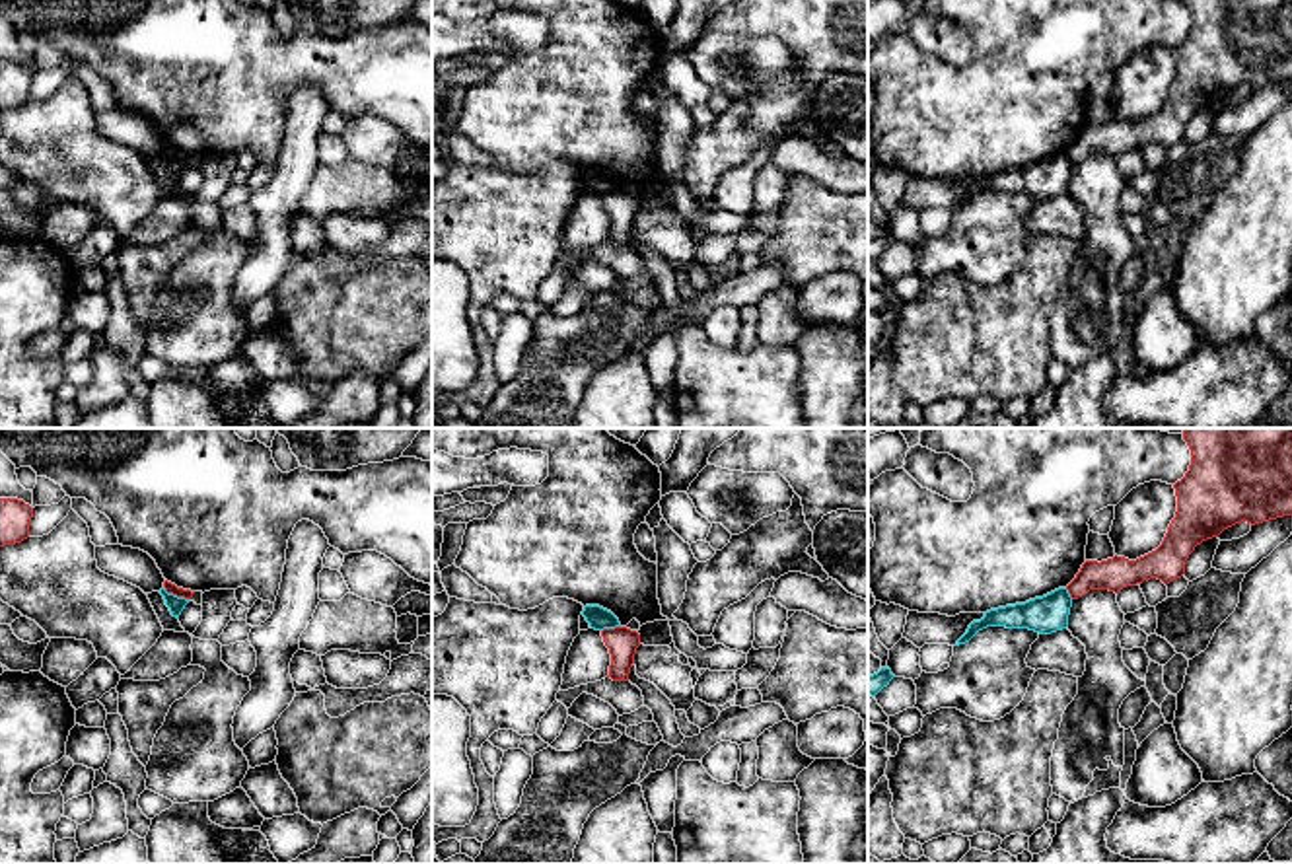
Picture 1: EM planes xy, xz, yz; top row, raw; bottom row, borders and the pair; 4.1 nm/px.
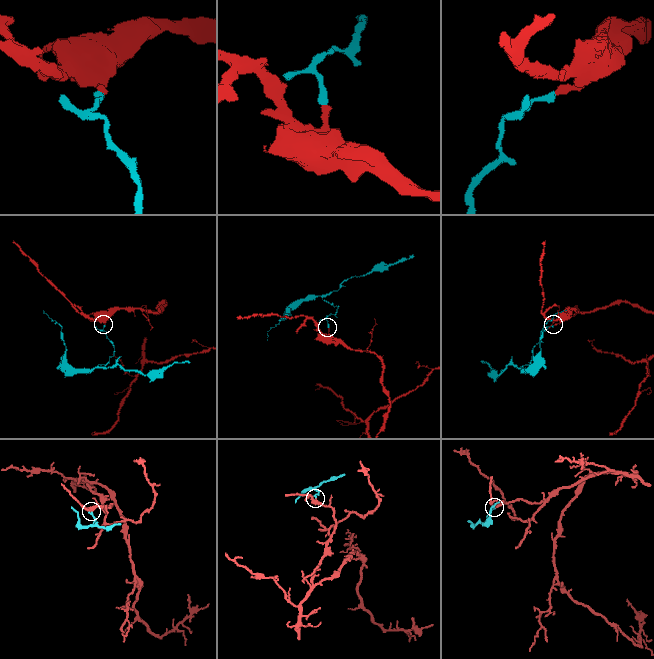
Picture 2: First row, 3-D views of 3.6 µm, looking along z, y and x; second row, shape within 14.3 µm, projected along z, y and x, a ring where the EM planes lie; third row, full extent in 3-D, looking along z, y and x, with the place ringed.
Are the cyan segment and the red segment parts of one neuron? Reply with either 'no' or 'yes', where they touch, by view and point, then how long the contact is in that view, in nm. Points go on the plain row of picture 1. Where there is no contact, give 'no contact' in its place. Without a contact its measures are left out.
no | xy (176, 160) | 120 nm

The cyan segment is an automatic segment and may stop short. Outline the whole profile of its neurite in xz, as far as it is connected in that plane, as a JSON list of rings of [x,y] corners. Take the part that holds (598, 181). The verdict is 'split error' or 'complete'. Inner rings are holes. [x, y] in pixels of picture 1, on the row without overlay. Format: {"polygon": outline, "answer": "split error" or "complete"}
{"polygon": [[[586,169],[582,179],[590,187],[590,191],[595,195],[621,191],[619,183],[611,175],[599,169]]], "answer": "complete"}

